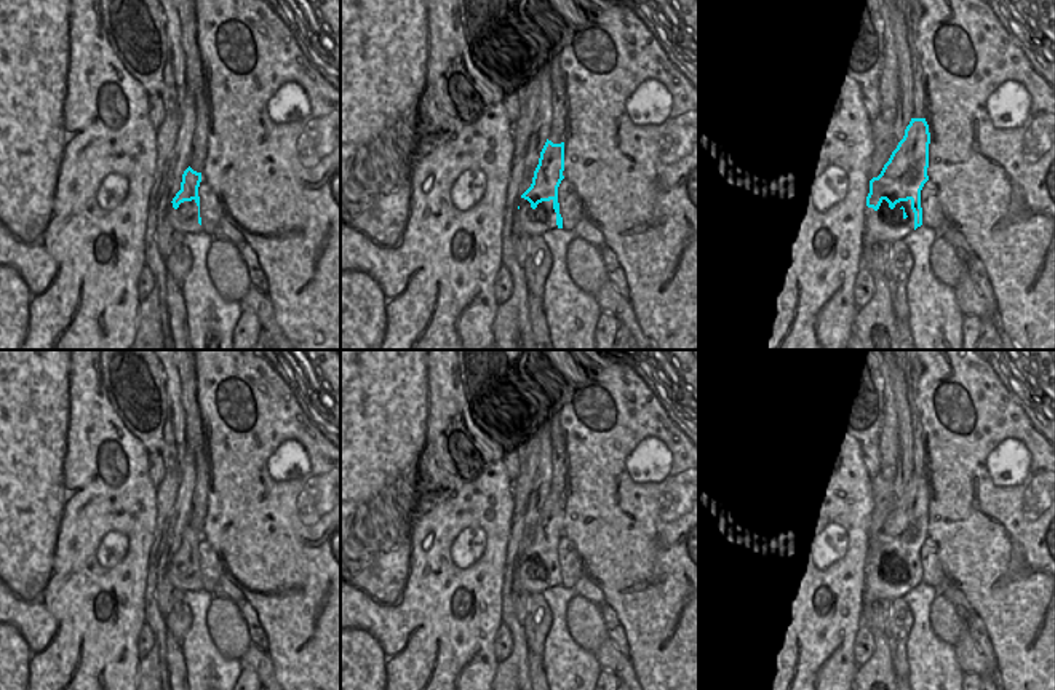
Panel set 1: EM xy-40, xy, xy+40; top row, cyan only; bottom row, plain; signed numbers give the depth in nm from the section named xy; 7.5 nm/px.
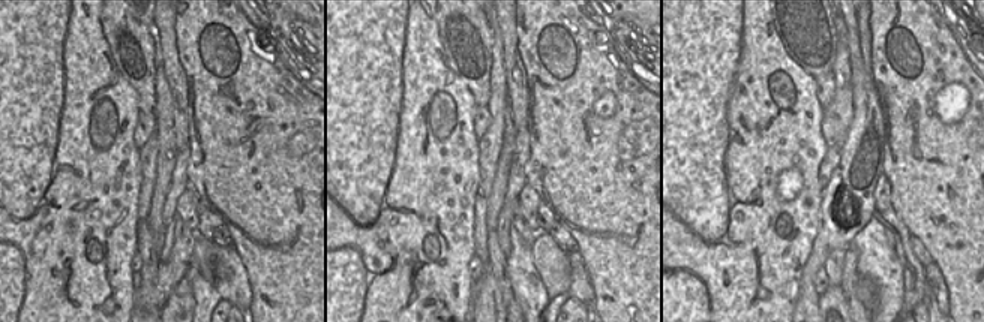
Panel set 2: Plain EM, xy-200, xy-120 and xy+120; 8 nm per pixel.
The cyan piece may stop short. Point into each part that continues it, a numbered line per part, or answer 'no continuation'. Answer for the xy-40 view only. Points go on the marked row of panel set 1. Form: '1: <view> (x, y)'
1: xy-40 (184, 219)

